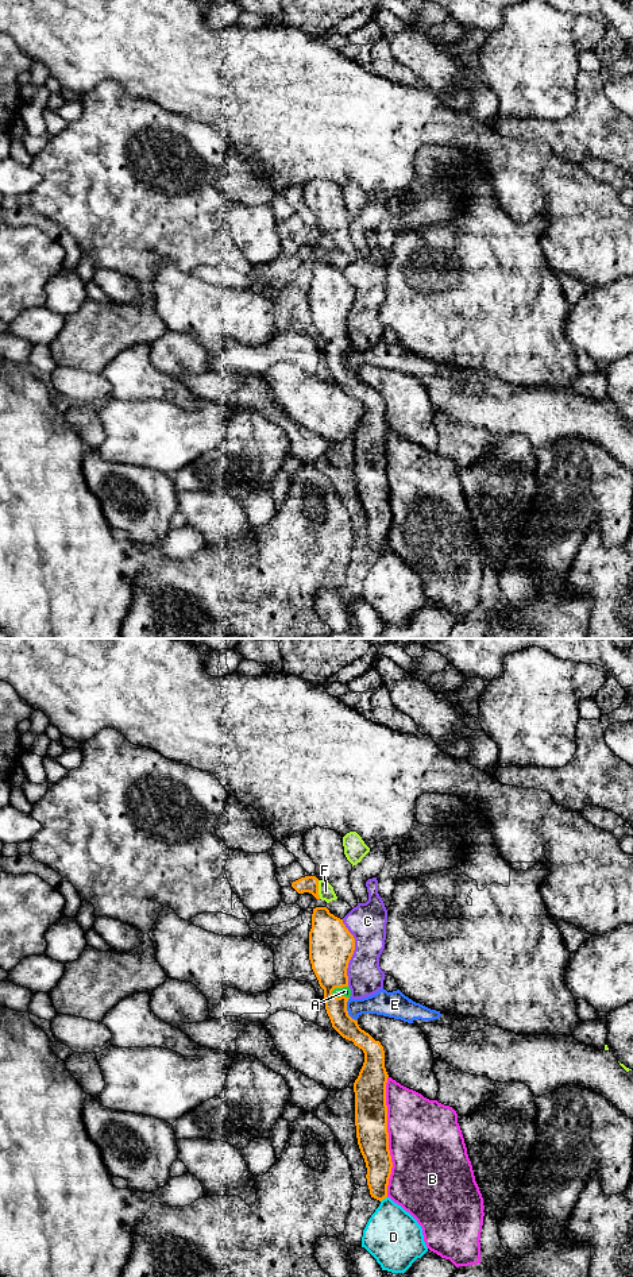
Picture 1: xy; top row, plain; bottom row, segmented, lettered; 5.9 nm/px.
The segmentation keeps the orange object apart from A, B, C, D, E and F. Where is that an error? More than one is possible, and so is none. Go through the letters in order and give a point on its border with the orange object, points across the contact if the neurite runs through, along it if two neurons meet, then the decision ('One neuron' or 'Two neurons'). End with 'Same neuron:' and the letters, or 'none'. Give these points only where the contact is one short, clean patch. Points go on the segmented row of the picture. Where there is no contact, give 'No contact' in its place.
A: Touches orange at xy (340, 996). One neuron
B: Touches orange at xy (388, 1137). Two neurons
C: Touches orange at xy (352, 953). Two neurons
D: Touches orange at xy (383, 1198). Two neurons
E: Touches orange at xy (346, 1010). Boundary: xy (348, 998), (347, 1013), (356, 1021). Two neurons
F: Touches orange at xy (317, 890). Boundary: xy (317, 880), (317, 894), (320, 898). Two neurons
Same neuron: A

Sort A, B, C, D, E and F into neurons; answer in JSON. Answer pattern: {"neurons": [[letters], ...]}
{"neurons": [["A"], ["B"], ["C"], ["D"], ["E"], ["F"]]}

